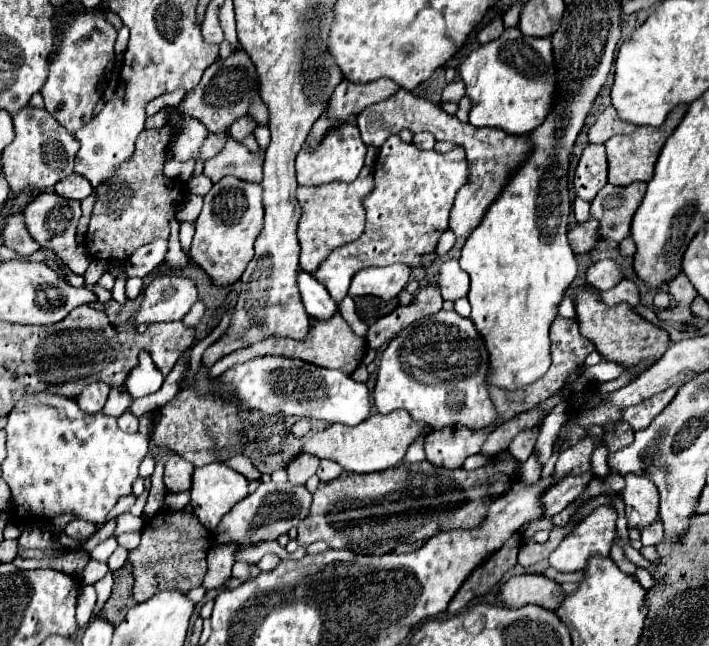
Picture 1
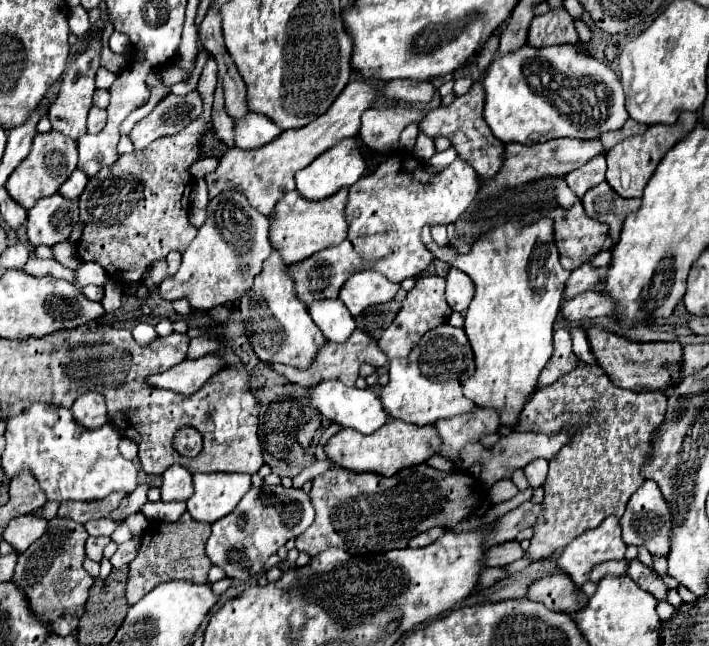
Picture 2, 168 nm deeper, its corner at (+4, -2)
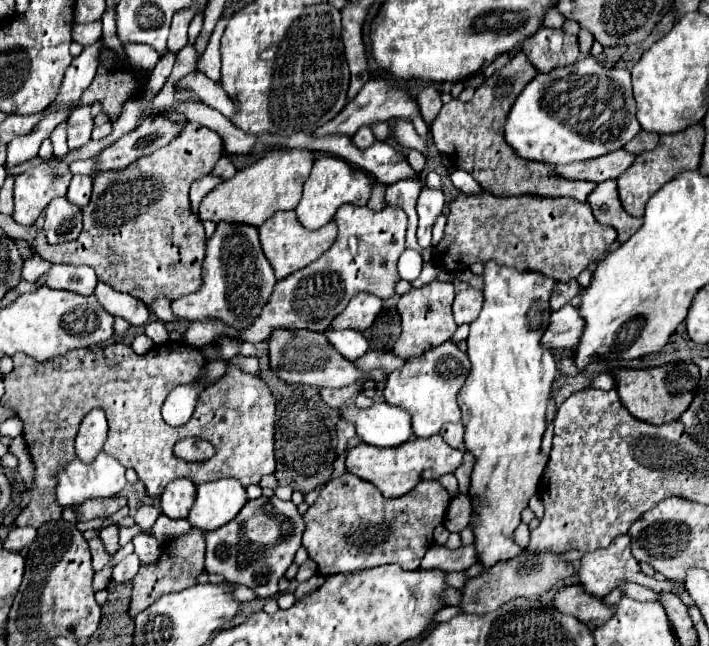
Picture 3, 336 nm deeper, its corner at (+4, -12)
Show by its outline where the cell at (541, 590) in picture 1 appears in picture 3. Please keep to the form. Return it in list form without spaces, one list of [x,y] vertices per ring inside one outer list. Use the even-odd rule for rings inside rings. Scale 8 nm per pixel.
[[[581,584],[559,588],[559,592],[553,598],[553,606],[555,606],[555,610],[559,610],[563,614],[577,616],[579,622],[587,624],[589,628],[601,626],[613,614],[611,606],[607,606],[607,610],[605,610],[605,604],[601,604],[599,598],[589,596],[581,588]]]

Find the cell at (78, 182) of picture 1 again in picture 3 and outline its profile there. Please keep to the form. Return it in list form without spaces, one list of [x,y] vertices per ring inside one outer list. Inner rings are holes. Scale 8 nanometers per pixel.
[[[73,176],[71,184],[69,184],[67,200],[71,200],[71,204],[83,208],[91,198],[91,184],[93,184],[93,180],[89,176]]]

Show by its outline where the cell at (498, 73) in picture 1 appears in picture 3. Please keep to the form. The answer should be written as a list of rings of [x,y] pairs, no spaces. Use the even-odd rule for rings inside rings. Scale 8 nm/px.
[[[585,56],[567,68],[553,68],[547,74],[537,72],[517,96],[503,126],[507,144],[521,158],[545,164],[569,164],[615,152],[639,130],[631,74],[619,68],[605,68],[593,56]]]

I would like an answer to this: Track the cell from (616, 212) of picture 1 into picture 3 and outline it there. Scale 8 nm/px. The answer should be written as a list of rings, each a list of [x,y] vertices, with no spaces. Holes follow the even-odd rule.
[[[607,180],[597,184],[597,188],[587,198],[589,206],[593,208],[593,216],[599,224],[611,226],[617,230],[617,240],[623,244],[631,234],[641,226],[641,218],[629,216],[617,196],[615,180]]]

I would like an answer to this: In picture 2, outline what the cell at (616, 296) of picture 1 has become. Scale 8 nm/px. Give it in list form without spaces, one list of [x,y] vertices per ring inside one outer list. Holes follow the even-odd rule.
[[[585,292],[577,294],[571,300],[561,302],[561,314],[569,324],[579,324],[583,318],[599,318],[599,316],[609,316],[613,312],[615,304],[609,302],[607,296],[601,292]]]

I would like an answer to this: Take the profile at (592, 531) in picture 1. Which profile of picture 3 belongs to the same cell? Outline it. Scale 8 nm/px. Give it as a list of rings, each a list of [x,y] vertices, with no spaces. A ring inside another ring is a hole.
[[[617,536],[607,548],[599,548],[595,552],[585,552],[581,562],[579,562],[579,582],[583,584],[583,588],[591,594],[591,596],[605,596],[609,590],[613,590],[621,580],[627,580],[627,582],[637,582],[641,586],[647,586],[655,592],[665,591],[678,594],[685,591],[685,587],[681,586],[677,588],[674,584],[671,584],[668,580],[657,581],[654,577],[649,578],[645,576],[641,570],[639,570],[639,564],[637,560],[631,556],[631,550],[629,550],[629,536]]]

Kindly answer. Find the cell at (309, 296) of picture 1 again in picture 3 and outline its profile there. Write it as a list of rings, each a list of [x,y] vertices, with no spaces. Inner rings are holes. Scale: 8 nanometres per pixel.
[[[327,328],[323,334],[327,336],[327,342],[333,344],[333,348],[341,356],[345,356],[347,360],[357,360],[359,356],[363,356],[363,352],[369,350],[367,340],[357,330],[351,330],[351,328],[345,328],[345,330]]]

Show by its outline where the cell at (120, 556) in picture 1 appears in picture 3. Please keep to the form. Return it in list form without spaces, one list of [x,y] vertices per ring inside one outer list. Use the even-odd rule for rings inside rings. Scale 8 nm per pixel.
[[[135,552],[129,554],[127,558],[123,558],[123,562],[119,562],[119,564],[113,568],[113,580],[115,580],[115,582],[127,582],[127,580],[131,580],[131,578],[137,574],[139,566],[141,566],[139,556],[137,556]]]

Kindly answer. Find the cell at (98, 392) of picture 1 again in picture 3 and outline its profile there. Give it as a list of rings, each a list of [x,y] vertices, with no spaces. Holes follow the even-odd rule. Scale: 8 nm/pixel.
[[[95,408],[81,420],[75,440],[75,452],[83,462],[91,462],[103,450],[105,440],[107,440],[107,418],[103,410]]]

